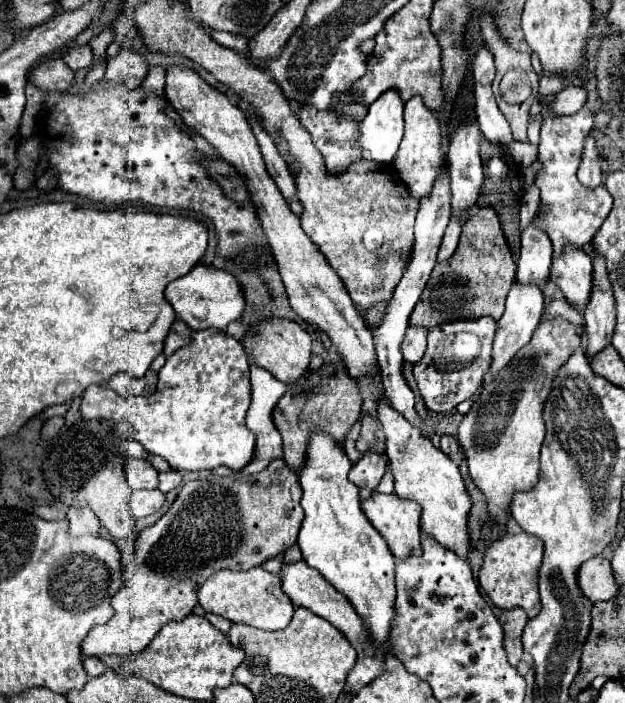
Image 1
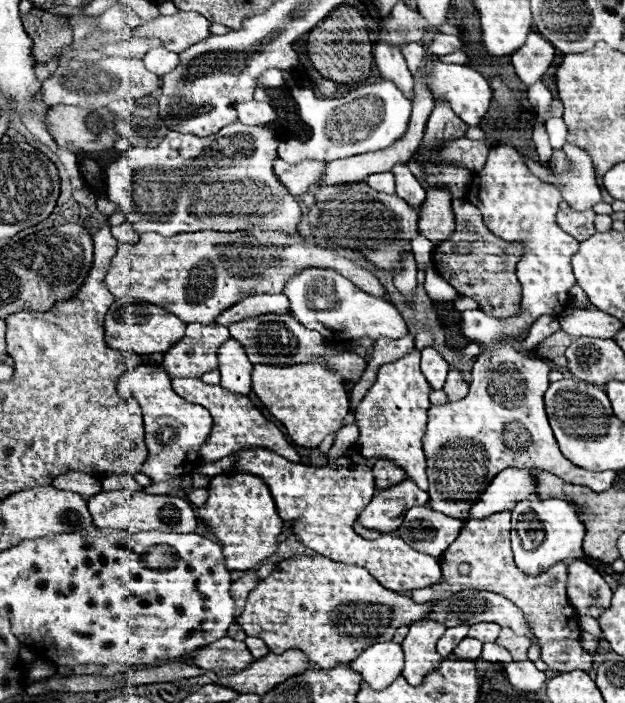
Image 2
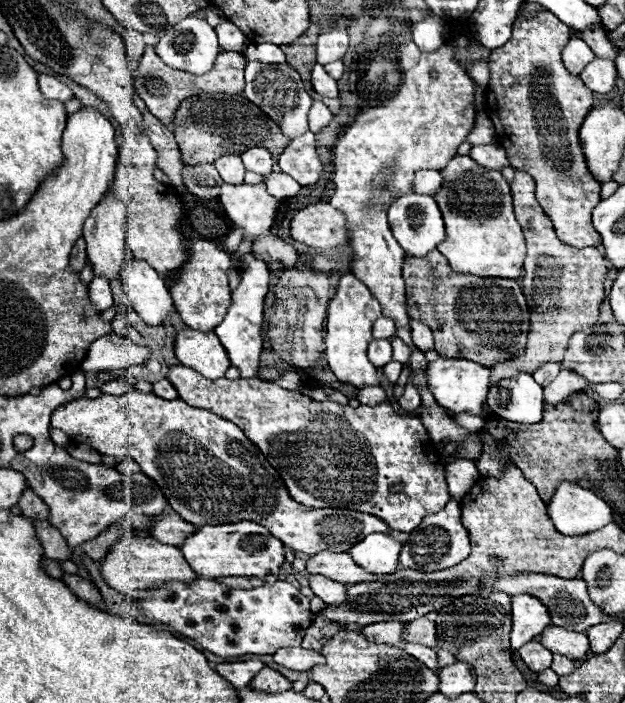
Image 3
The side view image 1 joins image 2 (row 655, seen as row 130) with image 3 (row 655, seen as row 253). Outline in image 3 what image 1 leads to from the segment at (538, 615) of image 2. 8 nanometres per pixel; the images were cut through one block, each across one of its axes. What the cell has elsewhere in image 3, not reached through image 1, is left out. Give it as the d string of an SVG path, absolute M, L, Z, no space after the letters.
M554 654L554 660L552 660L552 666L554 672L558 672L560 676L566 676L570 672L574 672L574 668L580 664L580 660L570 660L566 656L560 656L560 654Z

